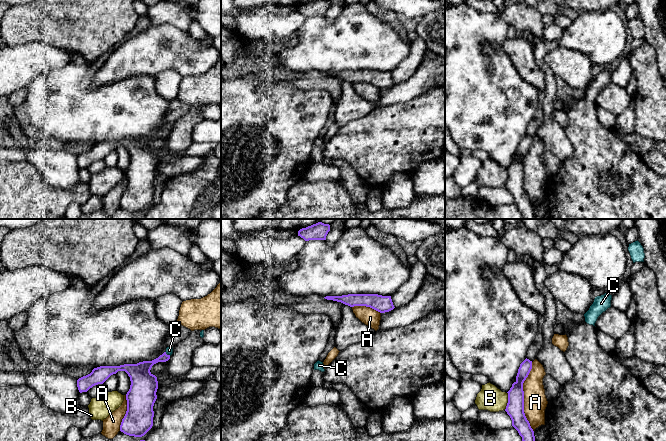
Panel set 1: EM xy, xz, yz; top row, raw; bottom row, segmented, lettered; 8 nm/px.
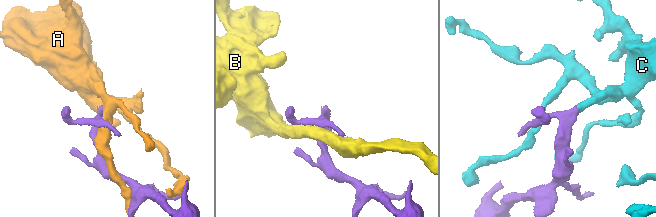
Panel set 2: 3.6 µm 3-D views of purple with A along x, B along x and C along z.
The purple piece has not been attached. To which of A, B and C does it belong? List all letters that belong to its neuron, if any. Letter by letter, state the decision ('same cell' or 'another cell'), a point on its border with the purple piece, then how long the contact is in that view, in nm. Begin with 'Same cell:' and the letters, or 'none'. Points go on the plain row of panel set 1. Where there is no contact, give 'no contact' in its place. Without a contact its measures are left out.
Same cell: C
A: another cell | yz (523, 173) | 550 nm
B: another cell | yz (508, 177) | 150 nm
C: same cell | xy (166, 130) | 60 nm

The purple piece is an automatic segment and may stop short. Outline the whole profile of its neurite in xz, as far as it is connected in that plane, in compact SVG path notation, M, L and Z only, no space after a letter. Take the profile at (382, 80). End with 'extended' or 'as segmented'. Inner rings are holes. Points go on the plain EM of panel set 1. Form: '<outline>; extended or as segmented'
M348 70L342 72L326 72L324 74L341 78L350 83L370 83L380 89L389 88L395 84L391 72L382 72L378 70Z; as segmented

